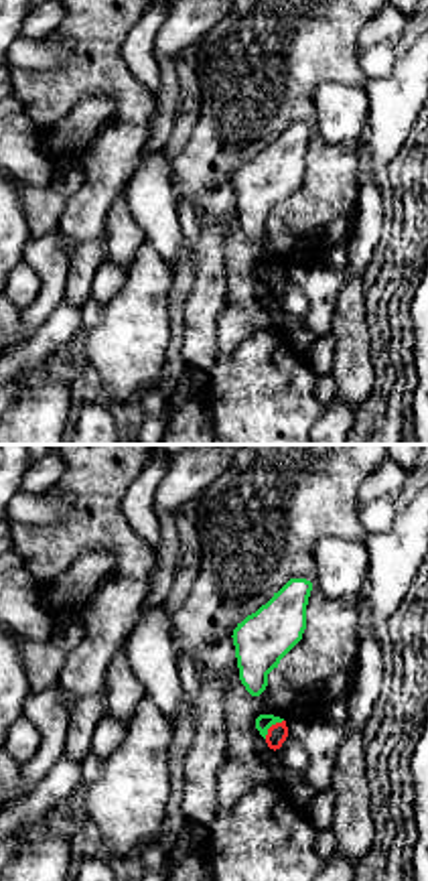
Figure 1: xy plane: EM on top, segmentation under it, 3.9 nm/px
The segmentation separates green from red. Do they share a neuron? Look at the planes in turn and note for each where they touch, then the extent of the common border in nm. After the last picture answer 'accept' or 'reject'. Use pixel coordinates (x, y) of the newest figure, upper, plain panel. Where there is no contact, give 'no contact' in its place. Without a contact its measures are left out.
meets green at (270, 270); contact 110 nm long

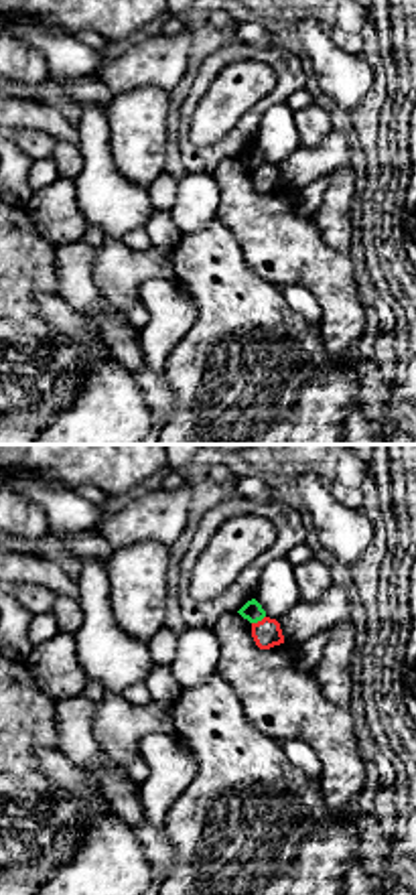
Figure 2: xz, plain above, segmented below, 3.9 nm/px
meets green at (258, 165); contact 70 nm long

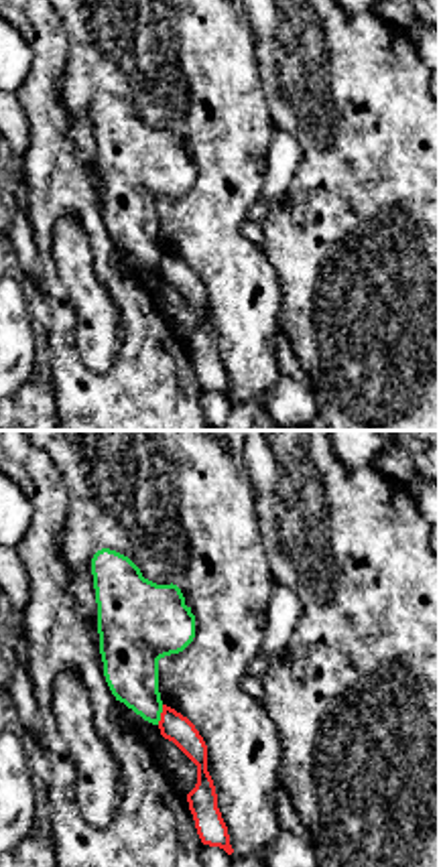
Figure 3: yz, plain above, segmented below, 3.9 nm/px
meets green at (159, 260); contact 80 nm long

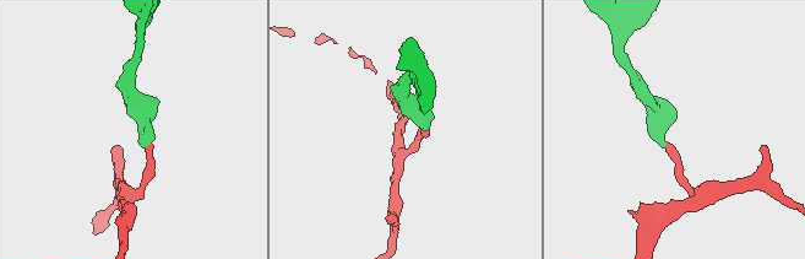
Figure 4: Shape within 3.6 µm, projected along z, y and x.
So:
reject

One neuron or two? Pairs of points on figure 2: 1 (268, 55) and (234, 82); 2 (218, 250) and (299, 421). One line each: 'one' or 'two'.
1: two
2: one

